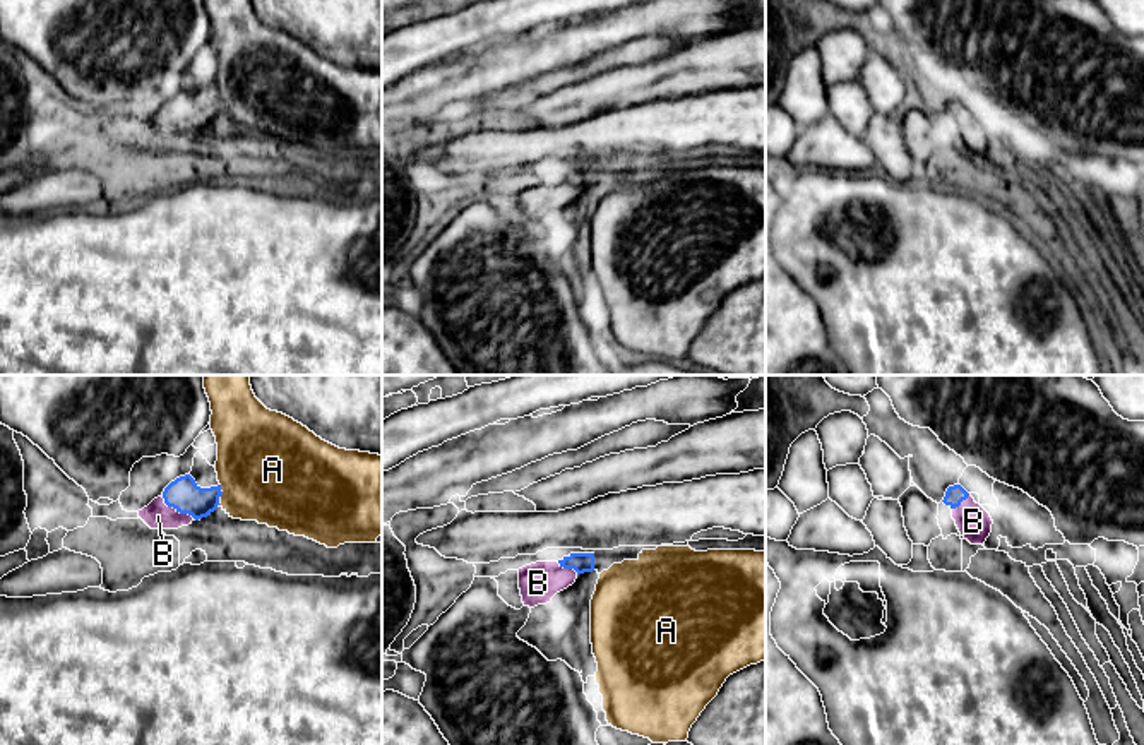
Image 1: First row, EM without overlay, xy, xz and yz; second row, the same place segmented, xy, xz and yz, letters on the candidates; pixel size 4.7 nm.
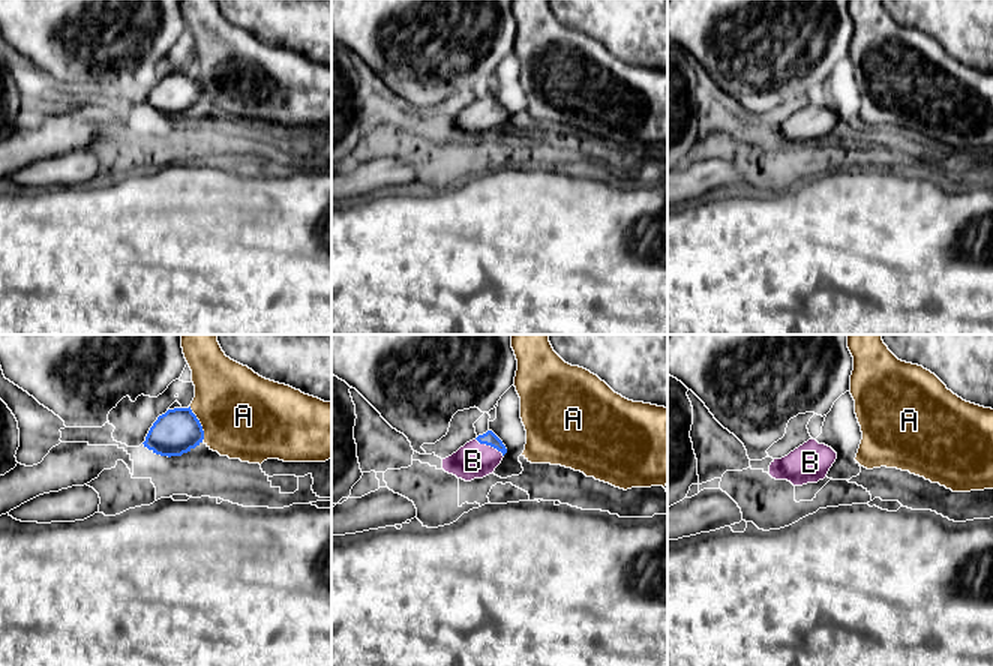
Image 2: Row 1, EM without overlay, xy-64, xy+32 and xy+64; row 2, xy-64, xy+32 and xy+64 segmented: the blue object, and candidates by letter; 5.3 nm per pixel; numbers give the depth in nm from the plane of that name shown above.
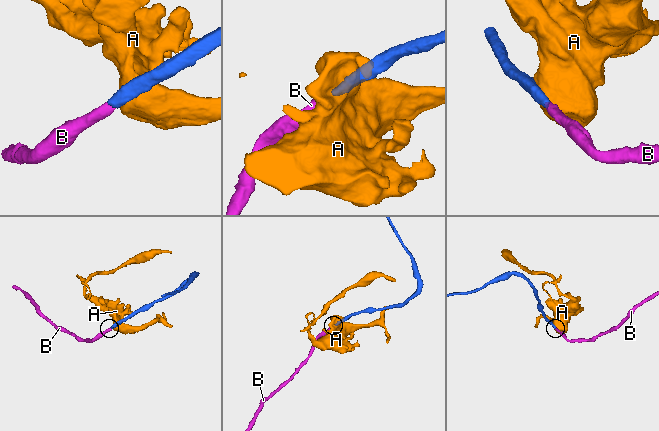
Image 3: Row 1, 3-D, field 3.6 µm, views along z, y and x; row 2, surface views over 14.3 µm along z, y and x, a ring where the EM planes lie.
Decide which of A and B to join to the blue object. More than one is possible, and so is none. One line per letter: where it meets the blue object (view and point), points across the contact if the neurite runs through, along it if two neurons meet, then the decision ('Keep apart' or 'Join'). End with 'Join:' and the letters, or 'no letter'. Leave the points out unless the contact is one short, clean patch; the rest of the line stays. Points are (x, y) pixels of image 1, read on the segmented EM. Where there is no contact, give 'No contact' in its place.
A: Touches blue at xy (220, 490). Keep apart
B: Touches blue at xy (177, 509). Path across: xy (182, 494), (182, 502), (177, 509), (158, 516). Join
Join: B

